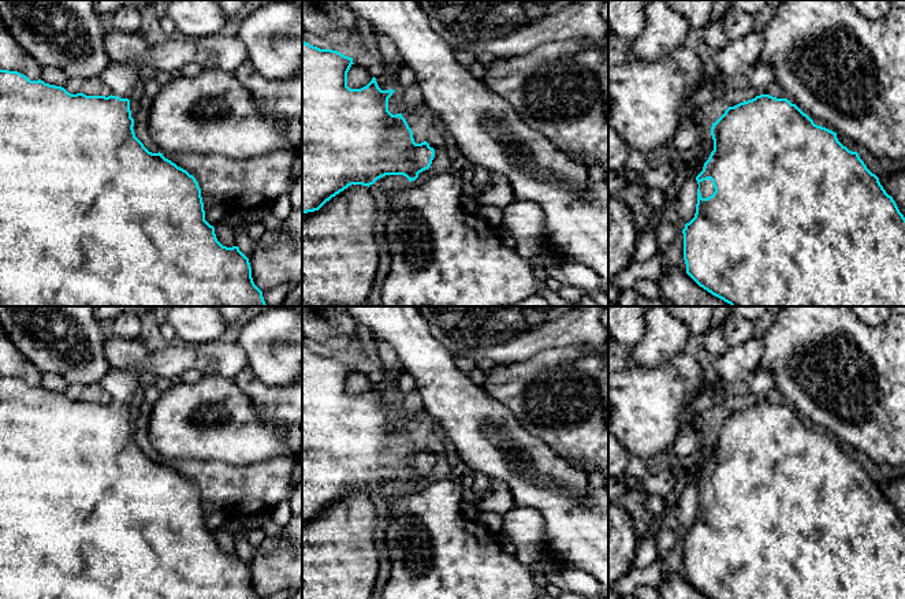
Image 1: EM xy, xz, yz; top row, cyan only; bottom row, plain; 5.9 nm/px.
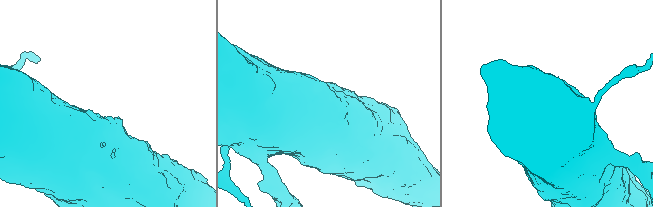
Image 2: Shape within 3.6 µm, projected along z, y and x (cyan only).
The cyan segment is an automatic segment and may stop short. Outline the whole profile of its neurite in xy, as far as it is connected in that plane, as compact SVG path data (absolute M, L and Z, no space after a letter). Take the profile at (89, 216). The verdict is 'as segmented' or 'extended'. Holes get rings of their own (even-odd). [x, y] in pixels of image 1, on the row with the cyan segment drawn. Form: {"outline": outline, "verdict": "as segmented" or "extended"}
{"outline": "M111 63L98 78L111 90L105 97L71 94L62 86L0 70L0 306L268 306L253 282L249 258L238 246L223 246L205 220L195 178L163 153L149 152L135 137L129 98L141 72L137 64Z", "verdict": "extended"}

